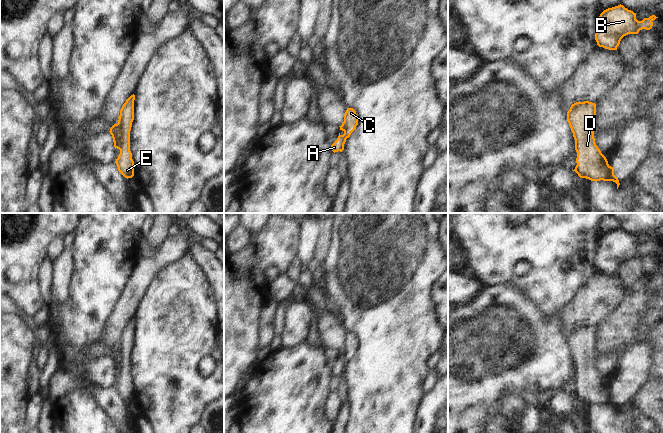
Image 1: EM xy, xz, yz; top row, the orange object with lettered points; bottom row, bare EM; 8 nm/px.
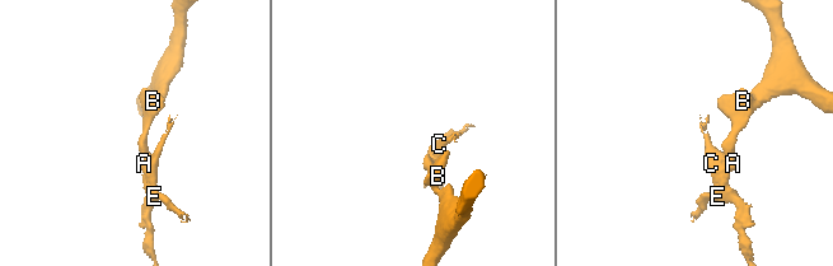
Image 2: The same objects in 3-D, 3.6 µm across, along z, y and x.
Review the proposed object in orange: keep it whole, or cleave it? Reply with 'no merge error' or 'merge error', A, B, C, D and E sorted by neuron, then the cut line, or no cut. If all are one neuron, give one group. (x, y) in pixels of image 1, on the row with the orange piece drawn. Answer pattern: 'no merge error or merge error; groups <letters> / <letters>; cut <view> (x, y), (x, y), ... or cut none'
merge error; groups A B / C D E; cut xy (118, 122), (120, 130), (119, 149)

